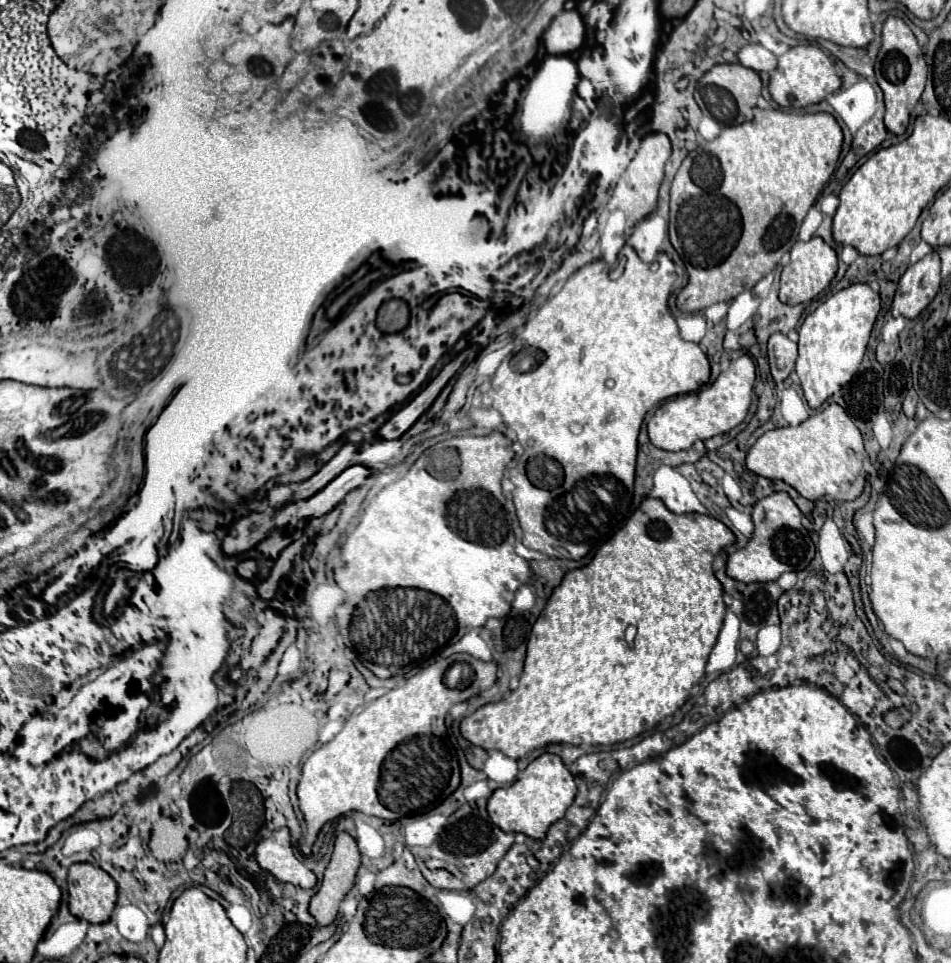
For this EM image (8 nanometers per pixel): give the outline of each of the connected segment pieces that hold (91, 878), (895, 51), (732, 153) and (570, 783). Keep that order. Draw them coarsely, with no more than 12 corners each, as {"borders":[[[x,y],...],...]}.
{"borders":[[[91,863],[69,867],[69,911],[105,923],[117,883]],[[903,19],[883,23],[875,81],[885,127],[907,131],[929,69]],[[755,109],[691,151],[677,309],[775,269],[837,169],[827,113]],[[543,753],[513,785],[493,791],[491,821],[543,839],[577,785]]]}

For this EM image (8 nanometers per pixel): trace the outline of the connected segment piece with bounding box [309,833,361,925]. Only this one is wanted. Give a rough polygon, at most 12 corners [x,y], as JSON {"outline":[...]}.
{"outline":[[339,833],[321,887],[309,903],[319,925],[335,921],[361,855]]}

